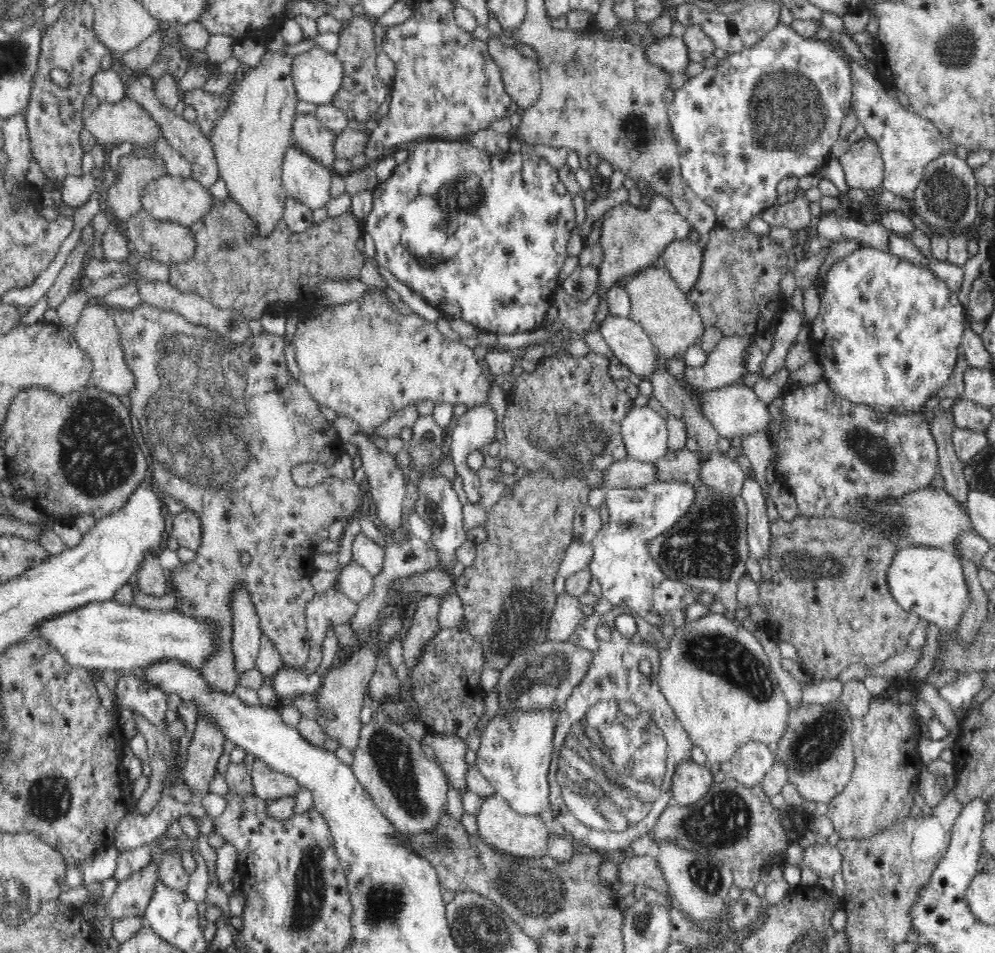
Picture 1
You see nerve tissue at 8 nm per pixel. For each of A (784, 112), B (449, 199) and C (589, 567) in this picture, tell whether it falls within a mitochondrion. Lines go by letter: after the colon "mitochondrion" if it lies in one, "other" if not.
A: mitochondrion
B: mitochondrion
C: other

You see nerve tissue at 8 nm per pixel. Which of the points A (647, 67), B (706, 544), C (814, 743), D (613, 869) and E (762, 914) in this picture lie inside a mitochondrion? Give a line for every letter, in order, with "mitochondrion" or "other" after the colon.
A: other
B: mitochondrion
C: mitochondrion
D: other
E: other

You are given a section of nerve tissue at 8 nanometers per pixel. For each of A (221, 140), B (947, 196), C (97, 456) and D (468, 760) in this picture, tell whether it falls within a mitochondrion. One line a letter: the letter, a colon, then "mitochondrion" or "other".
A: other
B: mitochondrion
C: mitochondrion
D: other

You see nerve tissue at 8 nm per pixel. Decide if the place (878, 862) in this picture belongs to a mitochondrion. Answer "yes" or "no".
no

